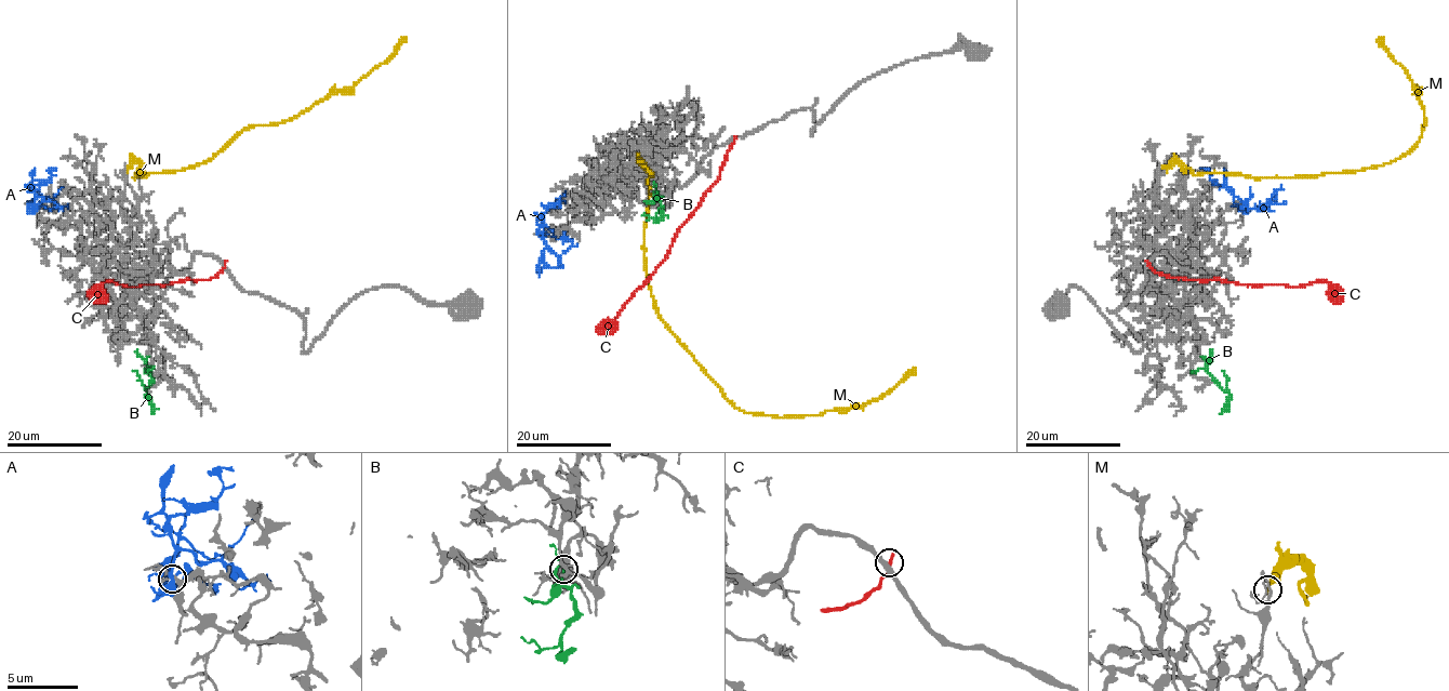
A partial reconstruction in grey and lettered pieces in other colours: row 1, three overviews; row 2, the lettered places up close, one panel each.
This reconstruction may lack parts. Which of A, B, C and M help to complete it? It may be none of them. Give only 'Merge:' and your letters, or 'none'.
Merge: B

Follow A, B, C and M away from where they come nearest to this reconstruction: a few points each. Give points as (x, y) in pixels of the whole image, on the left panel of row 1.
A: (35, 207), (34, 186), (45, 184), (55, 169)
B: (148, 356), (151, 381), (147, 394), (153, 411), (150, 414)
C: (224, 264), (218, 275), (210, 279), (125, 287), (107, 280), (101, 299), (94, 303)
M: (127, 171), (140, 164), (136, 177), (205, 162), (242, 130), (294, 118), (350, 90), (406, 36)

